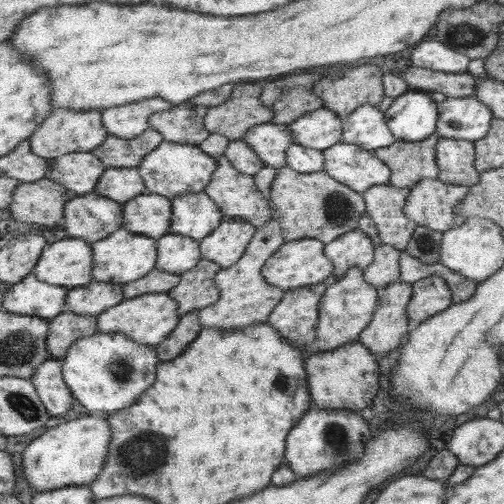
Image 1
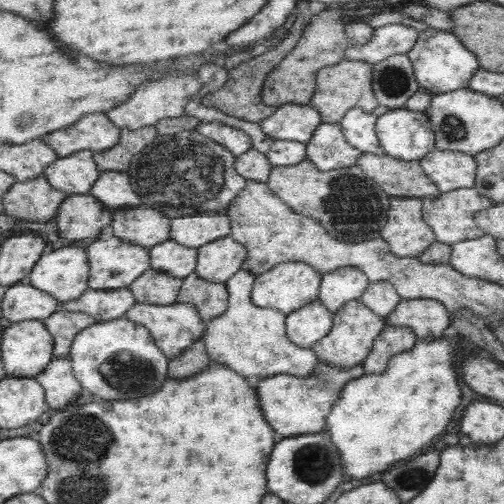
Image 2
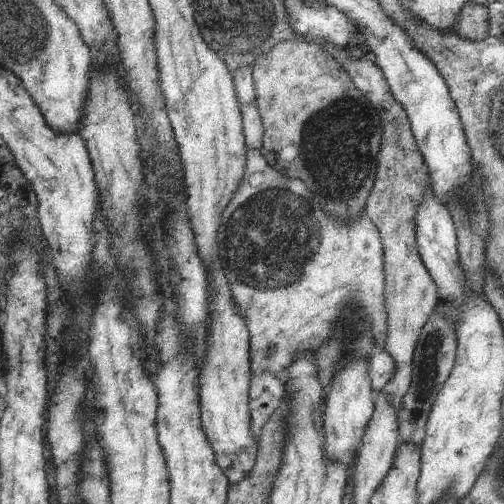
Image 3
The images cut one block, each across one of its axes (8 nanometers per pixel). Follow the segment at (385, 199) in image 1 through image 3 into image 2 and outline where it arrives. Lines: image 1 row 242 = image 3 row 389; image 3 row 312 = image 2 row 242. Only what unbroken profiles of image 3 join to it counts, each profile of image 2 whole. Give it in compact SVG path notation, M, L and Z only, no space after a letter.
M389 198L387 222L381 238L389 244L389 252L399 258L419 258L435 234L421 218L421 200L415 198Z

